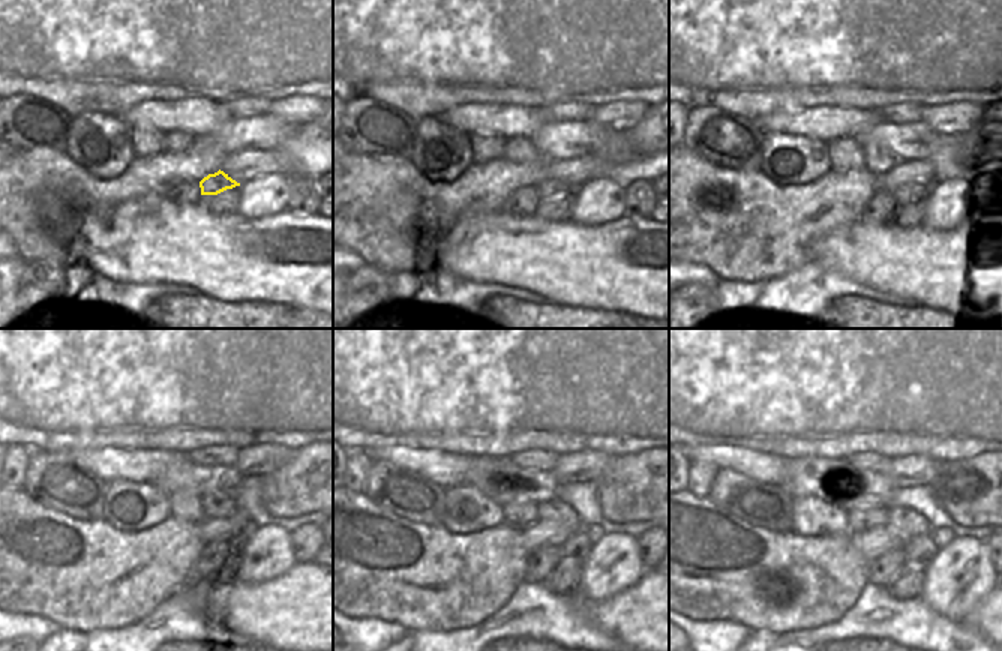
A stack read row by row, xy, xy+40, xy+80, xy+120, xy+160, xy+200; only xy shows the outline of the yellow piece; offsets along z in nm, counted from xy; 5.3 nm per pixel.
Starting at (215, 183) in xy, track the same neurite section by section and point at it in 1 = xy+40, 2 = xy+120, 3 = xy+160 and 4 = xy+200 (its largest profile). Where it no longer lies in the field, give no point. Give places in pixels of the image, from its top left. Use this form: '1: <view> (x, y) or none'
1: xy+40 (549, 186)
2: xy+120 (237, 537)
3: xy+160 (578, 545)
4: xy+200 (920, 551)

